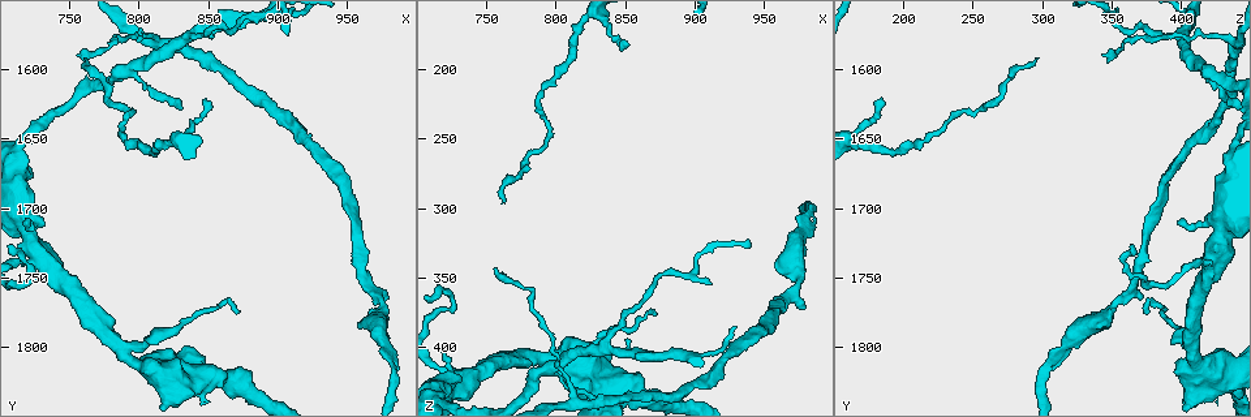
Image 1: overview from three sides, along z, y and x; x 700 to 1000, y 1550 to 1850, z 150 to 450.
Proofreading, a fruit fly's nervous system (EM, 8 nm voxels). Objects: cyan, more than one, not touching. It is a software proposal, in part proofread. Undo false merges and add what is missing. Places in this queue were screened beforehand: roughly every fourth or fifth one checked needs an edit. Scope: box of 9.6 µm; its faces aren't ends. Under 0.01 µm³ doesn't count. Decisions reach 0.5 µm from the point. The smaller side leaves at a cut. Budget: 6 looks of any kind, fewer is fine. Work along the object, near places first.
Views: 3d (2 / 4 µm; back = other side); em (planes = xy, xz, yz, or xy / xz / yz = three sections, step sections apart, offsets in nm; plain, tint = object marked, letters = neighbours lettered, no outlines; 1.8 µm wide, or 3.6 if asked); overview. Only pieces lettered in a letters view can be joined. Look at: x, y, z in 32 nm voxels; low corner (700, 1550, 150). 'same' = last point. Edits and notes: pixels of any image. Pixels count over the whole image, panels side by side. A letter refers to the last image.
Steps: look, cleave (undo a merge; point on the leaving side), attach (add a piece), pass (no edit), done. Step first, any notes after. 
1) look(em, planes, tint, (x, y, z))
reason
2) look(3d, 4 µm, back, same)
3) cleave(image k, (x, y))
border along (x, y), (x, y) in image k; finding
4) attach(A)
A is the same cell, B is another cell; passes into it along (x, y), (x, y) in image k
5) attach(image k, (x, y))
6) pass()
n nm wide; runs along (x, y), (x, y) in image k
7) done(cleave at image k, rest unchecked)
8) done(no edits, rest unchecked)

look(em, yz, step 16, tint, (760, 1594, 298))
branch stops here

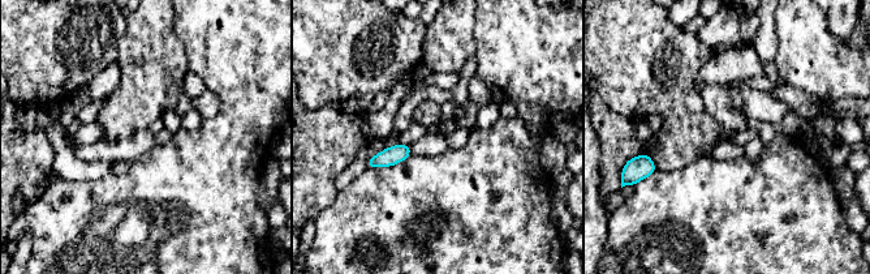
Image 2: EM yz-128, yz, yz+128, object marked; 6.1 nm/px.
look(em, planes, letters, same)
another direction

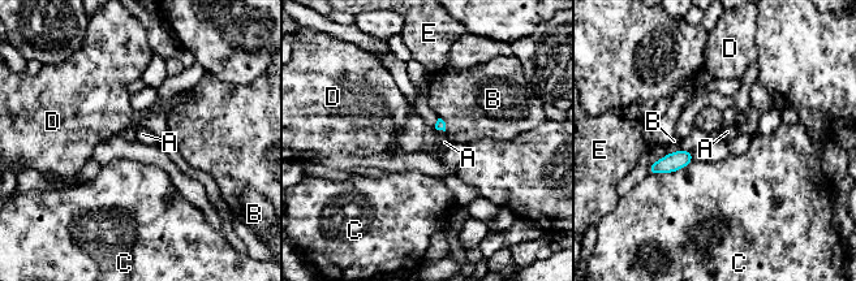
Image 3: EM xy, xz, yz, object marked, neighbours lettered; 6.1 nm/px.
attach(A)
C touches over 280 nm; A is the same cell, B, C, D and E are other cells; the neuron continues

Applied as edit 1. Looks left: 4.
look(overview)
see it whole again

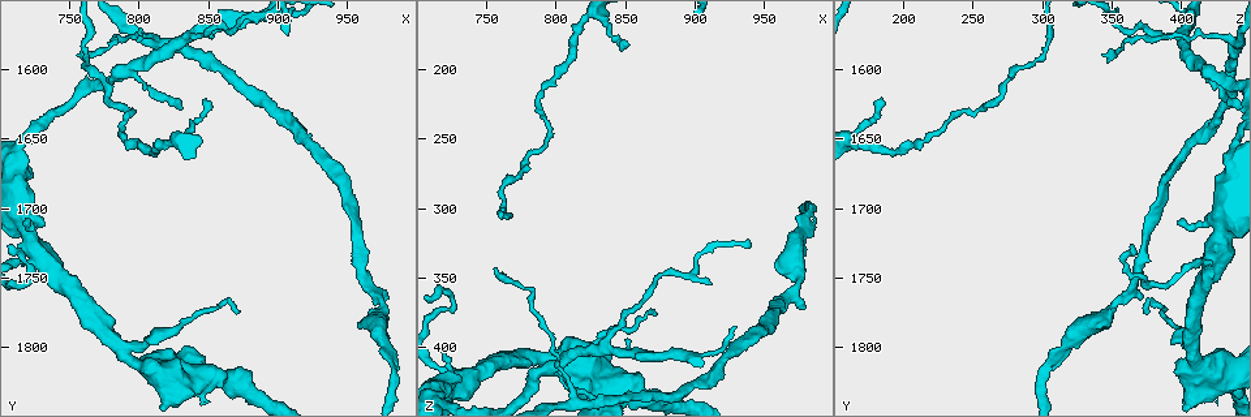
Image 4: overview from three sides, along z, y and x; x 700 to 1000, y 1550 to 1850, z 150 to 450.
look(em, xy, step 4, letters, (720, 1712, 398))
thin end

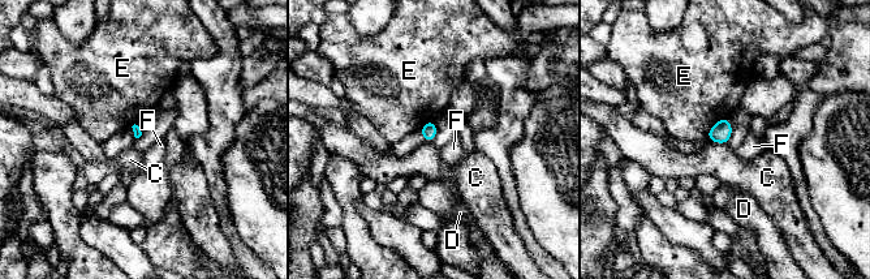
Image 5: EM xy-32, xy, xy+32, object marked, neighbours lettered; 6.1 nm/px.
pass()
C, D, E and F are other cells; border along (711, 141), (726, 145) in image 5; none of them fits

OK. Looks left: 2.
look(3d, 2 µm, back, (974, 1780, 340))
sudden change in width

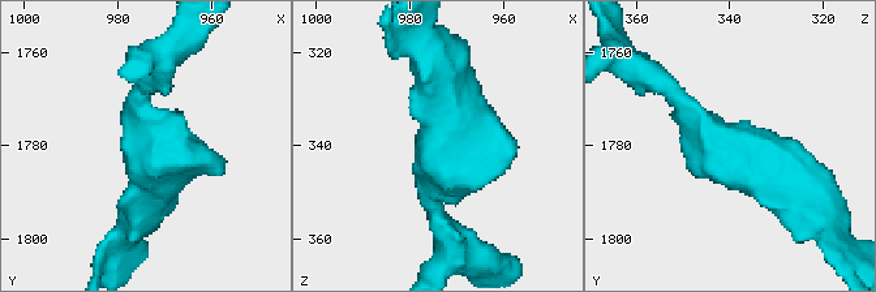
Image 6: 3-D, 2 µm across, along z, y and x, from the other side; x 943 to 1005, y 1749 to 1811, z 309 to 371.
look(em, planes, letters, (972, 1780, 342))
arms of 160, 300 nm

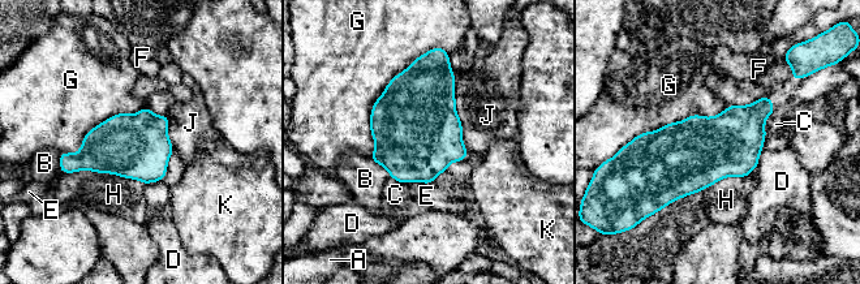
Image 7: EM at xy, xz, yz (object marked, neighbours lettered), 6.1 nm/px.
pass()
G touches over 750 nm; A, B, C, D, E, F, G, H, J and K are other cells; border along (429, 51), (374, 103), (369, 158) in image 7; continuous, no second neuron

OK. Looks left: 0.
done(attach at image 3, rest unchecked)

